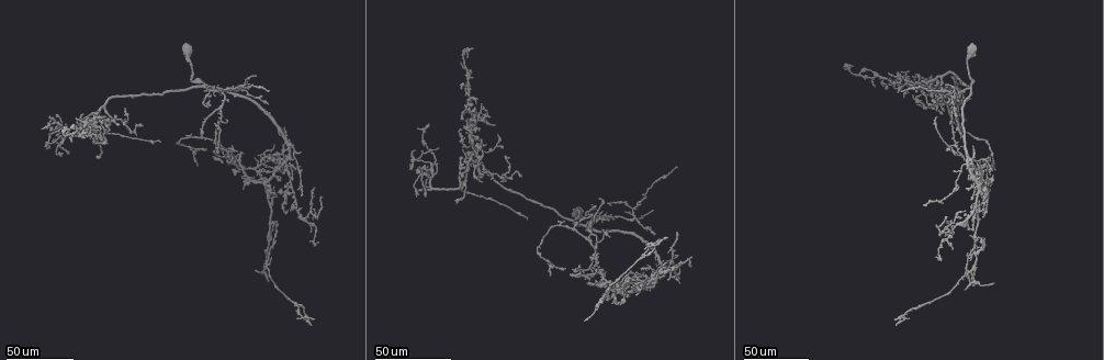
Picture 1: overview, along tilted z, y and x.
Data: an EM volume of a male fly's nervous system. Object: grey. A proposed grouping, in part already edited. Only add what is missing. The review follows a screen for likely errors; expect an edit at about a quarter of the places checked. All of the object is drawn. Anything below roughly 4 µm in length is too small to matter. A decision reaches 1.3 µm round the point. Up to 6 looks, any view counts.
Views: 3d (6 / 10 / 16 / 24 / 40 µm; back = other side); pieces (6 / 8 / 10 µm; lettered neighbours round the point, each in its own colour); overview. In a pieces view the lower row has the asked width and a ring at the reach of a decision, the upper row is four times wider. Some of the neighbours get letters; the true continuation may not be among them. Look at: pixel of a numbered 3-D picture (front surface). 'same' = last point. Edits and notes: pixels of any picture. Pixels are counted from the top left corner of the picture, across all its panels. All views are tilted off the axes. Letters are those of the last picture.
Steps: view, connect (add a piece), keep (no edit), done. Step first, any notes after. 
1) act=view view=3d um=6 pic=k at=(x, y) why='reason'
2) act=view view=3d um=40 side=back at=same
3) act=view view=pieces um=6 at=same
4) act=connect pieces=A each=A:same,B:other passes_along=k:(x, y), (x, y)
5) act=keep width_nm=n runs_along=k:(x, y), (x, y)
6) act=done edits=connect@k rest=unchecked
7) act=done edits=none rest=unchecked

act=view view=3d um=40 pic=1 at=(43, 128)

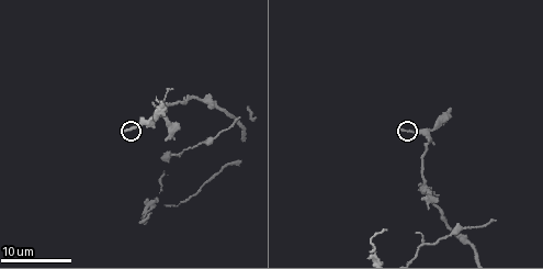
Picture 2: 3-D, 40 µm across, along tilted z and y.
act=view view=pieces um=6 pic=2 at=(123, 130)

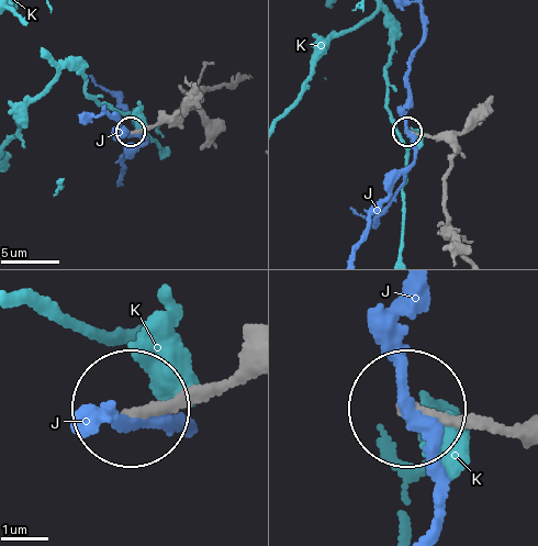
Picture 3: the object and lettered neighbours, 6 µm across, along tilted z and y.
act=keep width_nm=220 each=J:other,K:other runs_along=3:(519, 433), (412, 408) found='no lettered piece goes on from it'

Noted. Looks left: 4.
act=view view=3d um=24 pic=1 at=(874, 87) why='free end'

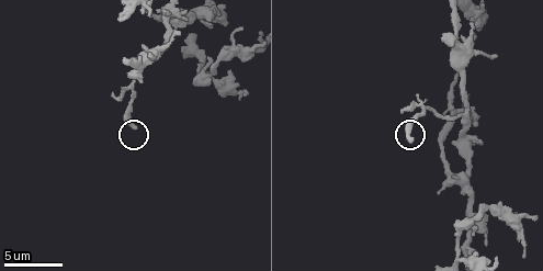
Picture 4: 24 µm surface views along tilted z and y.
act=view view=pieces um=8 pic=4 at=(132, 125) why='what lies round it'

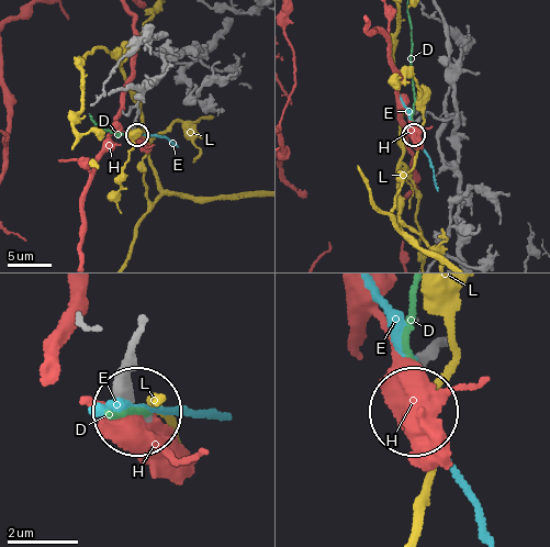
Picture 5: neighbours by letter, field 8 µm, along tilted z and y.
act=keep each=D:other,E:other,H:other,L:other found='none of them fits'

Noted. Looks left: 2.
act=view view=3d um=24 pic=2 at=(494, 221) why='branch stops here'

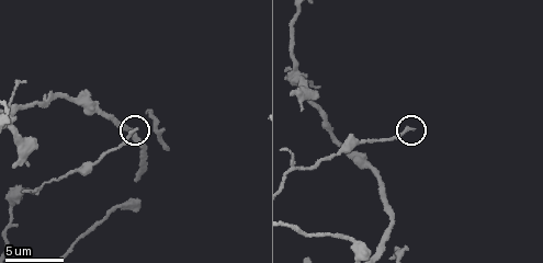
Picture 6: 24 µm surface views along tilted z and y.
act=view view=pieces um=6 pic=6 at=(133, 130)

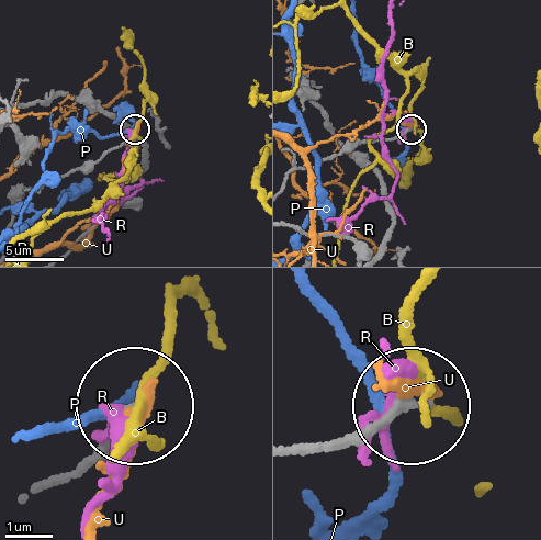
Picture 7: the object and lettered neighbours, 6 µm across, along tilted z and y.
act=keep width_nm=190 each=B:other,P:other,R:other,U:other runs_along=7:(303, 448), (359, 440), (410, 409) found='no lettered piece goes on from it'

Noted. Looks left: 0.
act=done edits=none rest=unchecked

